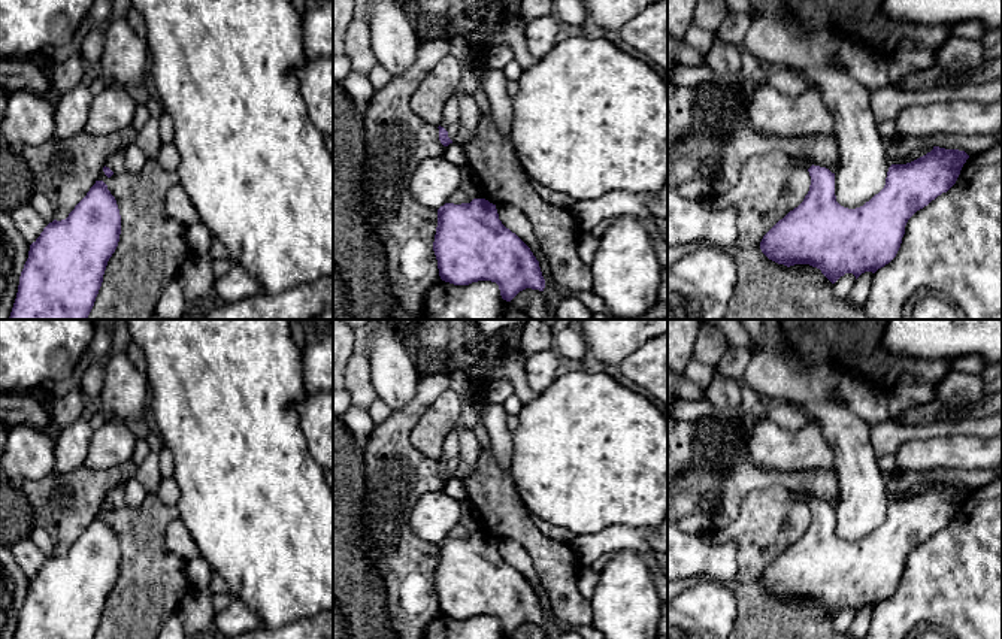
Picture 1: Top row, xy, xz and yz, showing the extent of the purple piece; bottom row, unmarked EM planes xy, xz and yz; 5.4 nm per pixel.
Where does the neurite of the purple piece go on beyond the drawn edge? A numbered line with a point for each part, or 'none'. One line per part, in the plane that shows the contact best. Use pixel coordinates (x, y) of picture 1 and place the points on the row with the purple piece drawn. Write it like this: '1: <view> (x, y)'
1: xy (115, 163)

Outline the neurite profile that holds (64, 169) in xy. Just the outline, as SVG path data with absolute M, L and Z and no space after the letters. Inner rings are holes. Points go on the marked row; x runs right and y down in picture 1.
M133 127L106 136L81 131L19 149L34 176L34 190L43 193L52 205L54 219L69 216L96 184L108 158L134 143L136 133Z

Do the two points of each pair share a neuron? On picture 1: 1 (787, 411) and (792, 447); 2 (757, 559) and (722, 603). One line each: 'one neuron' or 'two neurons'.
1: two neurons
2: two neurons

